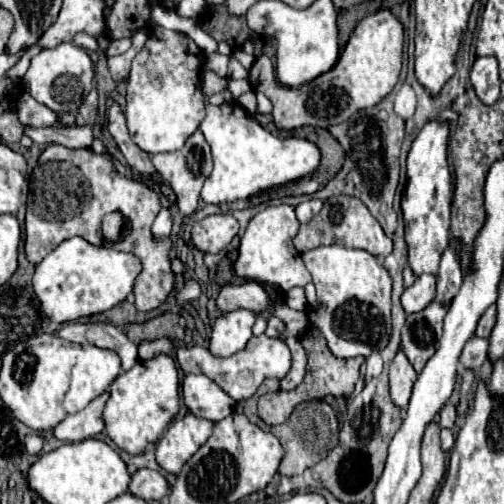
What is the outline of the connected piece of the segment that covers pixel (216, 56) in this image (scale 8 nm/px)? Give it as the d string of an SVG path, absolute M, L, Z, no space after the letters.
M218 52L212 53L205 57L204 70L216 72L222 77L228 74L229 57Z

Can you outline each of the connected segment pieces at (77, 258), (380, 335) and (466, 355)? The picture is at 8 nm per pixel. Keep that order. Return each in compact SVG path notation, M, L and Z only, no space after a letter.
M71 237L53 249L35 269L33 291L41 301L41 309L57 323L75 321L81 317L97 315L117 307L133 293L135 277L143 265L133 253L113 251L103 245L93 245L83 237Z
M327 245L317 247L303 253L303 263L313 275L313 283L317 289L317 303L309 307L307 315L311 325L315 325L323 337L327 339L327 345L335 357L367 357L373 351L381 351L389 343L391 335L391 277L385 267L377 263L377 259L361 249L347 249L343 245Z
M471 337L461 353L461 365L465 369L479 369L483 365L483 361L487 359L487 345L489 341L485 337Z

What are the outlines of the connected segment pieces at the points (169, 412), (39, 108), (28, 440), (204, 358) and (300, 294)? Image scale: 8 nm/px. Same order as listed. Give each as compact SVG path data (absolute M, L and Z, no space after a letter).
M161 353L149 361L137 361L129 371L123 371L111 383L111 397L105 405L104 432L113 443L131 453L143 453L149 443L155 443L167 429L169 421L179 411L179 371L175 359Z
M21 91L17 97L17 113L19 113L19 121L31 127L51 127L59 121L55 111L35 101L27 91Z
M27 435L25 437L25 449L29 451L29 455L39 455L43 449L43 439L39 435Z
M259 335L259 337L251 337L243 351L235 353L233 357L225 357L225 359L211 355L209 349L199 347L199 345L179 347L177 349L177 363L185 373L207 375L235 401L243 401L243 399L249 399L257 391L257 387L263 383L263 379L267 379L267 377L283 379L291 369L291 355L289 355L285 341L271 339L267 335Z
M295 287L287 293L287 299L285 303L291 307L291 309L297 309L297 311L305 311L307 309L307 299L305 299L305 289L303 287Z

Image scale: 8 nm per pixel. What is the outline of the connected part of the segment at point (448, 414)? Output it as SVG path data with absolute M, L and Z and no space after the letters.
M447 403L447 405L441 409L441 413L439 413L439 425L451 429L453 423L455 423L455 417L457 417L455 405L453 405L453 403Z

